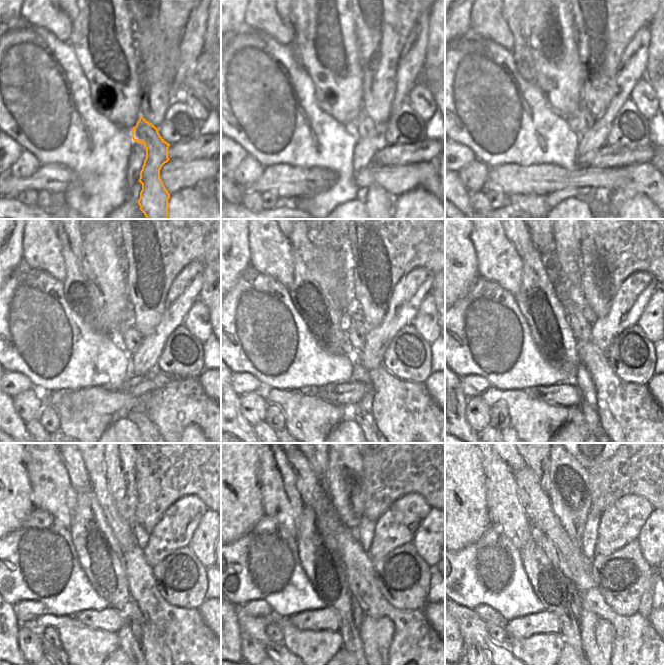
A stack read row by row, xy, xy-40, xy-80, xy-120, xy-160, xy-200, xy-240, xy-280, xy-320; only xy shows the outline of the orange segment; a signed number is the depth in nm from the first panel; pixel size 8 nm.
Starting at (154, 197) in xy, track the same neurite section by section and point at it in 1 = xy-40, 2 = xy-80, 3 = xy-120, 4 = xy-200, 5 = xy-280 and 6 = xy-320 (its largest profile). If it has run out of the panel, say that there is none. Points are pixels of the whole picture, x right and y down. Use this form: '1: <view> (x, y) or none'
1: xy-40 (377, 198)
2: xy-80 (582, 121)
3: xy-120 (131, 339)
4: xy-200 (543, 239)
5: xy-280 (319, 463)
6: xy-320 (539, 463)

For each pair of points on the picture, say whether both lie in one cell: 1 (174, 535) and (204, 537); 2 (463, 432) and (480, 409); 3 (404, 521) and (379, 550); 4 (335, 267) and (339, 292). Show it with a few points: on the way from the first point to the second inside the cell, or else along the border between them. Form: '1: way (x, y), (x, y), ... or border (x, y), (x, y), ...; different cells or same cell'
1: border (203, 515), (187, 546); different cells
2: border (466, 401), (466, 421), (477, 432); different cells
3: way (397, 528), (383, 543); same cell
4: way (335, 273), (337, 286); same cell

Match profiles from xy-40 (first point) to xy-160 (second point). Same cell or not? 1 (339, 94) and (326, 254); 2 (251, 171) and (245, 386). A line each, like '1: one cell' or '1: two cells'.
1: one cell
2: two cells

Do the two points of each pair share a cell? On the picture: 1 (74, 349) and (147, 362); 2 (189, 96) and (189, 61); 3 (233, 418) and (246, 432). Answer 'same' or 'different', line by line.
1: different
2: different
3: same

